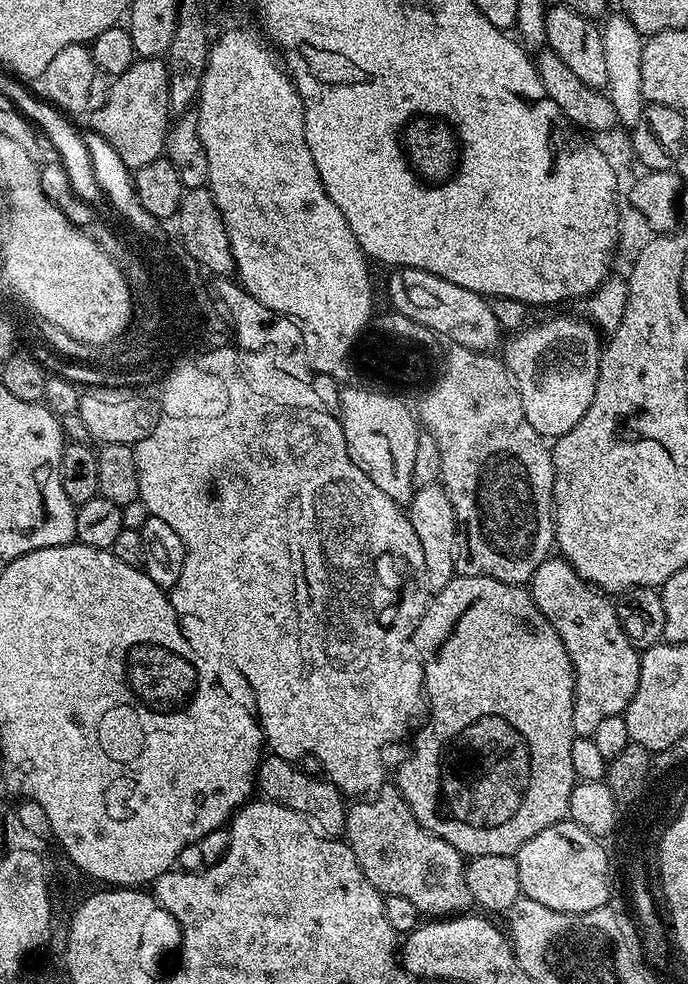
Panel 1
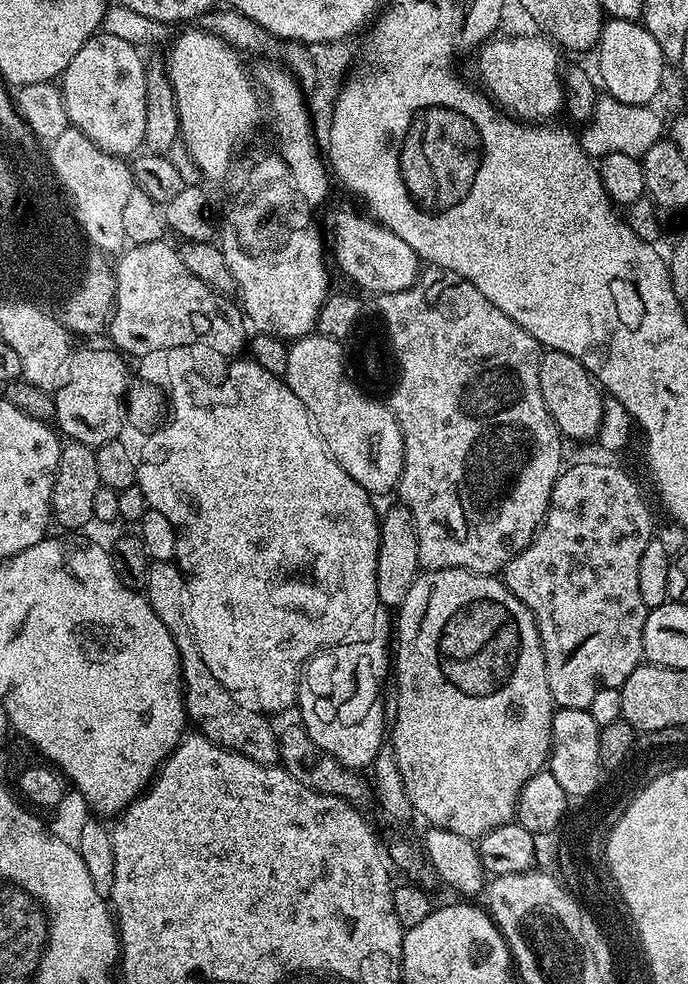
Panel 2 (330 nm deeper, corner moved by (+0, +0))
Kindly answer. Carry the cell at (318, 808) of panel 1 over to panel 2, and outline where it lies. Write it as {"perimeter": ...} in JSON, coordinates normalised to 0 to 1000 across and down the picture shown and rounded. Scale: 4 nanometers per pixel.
{"perimeter":[[[249,569],[219,570],[206,602],[214,606],[224,624],[235,628],[241,640],[247,640],[247,644],[256,650],[256,658],[262,660],[267,722],[272,731],[278,735],[281,732],[291,739],[286,740],[289,747],[376,776],[400,777],[407,770],[407,749],[403,741],[400,739],[395,741],[395,736],[390,733],[394,731],[331,703],[328,697],[323,697],[323,693],[311,689],[305,677],[294,673],[294,665],[288,657],[279,652],[279,643],[273,637],[270,595],[260,573]]]}

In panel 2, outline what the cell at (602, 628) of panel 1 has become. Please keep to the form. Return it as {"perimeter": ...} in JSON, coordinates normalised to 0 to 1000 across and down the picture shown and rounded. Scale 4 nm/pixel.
{"perimeter":[[[837,472],[833,476],[821,475],[814,485],[805,490],[805,498],[799,502],[797,511],[797,521],[791,524],[791,530],[779,544],[773,546],[773,550],[730,578],[734,596],[773,621],[773,626],[779,629],[794,669],[794,693],[799,693],[802,714],[810,721],[847,720],[853,722],[858,713],[863,713],[863,705],[869,705],[869,701],[903,699],[910,689],[916,689],[916,685],[922,685],[922,681],[936,671],[933,640],[943,618],[933,612],[933,604],[927,601],[927,570],[933,568],[933,559],[939,559],[939,555],[949,547],[948,524],[942,521],[942,512],[936,509],[936,504],[930,501],[922,485],[911,484],[904,477],[894,476],[890,472]]]}

